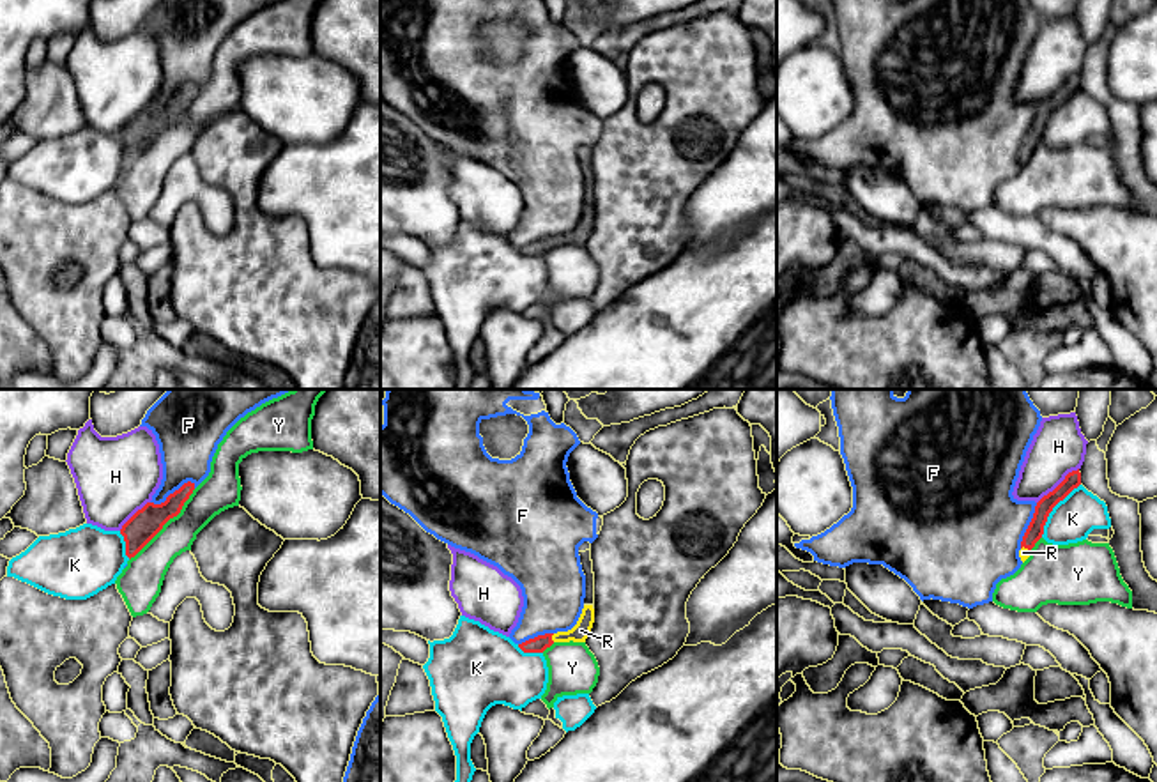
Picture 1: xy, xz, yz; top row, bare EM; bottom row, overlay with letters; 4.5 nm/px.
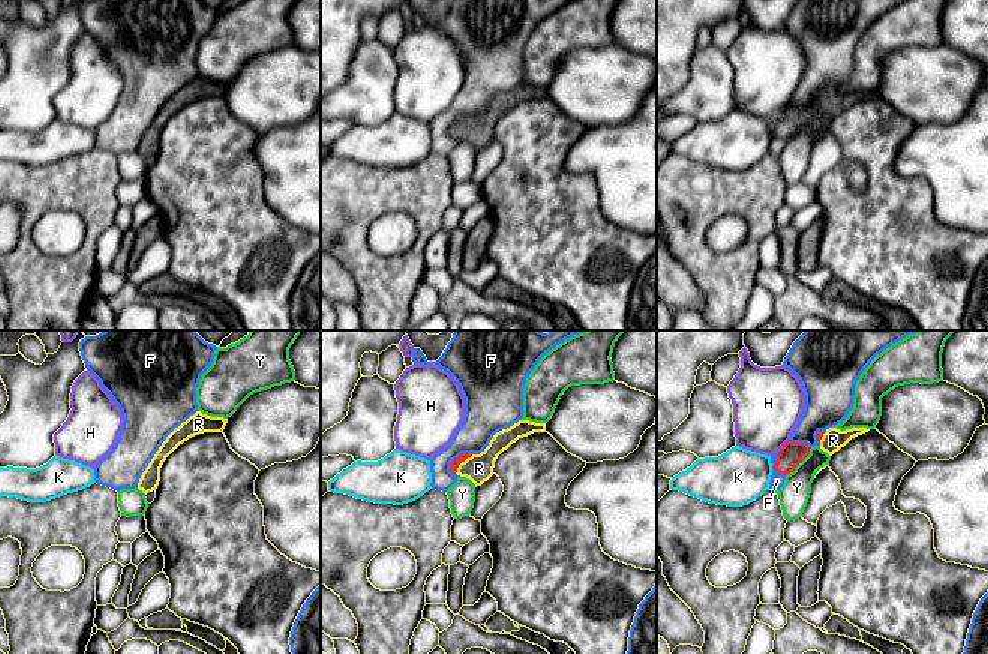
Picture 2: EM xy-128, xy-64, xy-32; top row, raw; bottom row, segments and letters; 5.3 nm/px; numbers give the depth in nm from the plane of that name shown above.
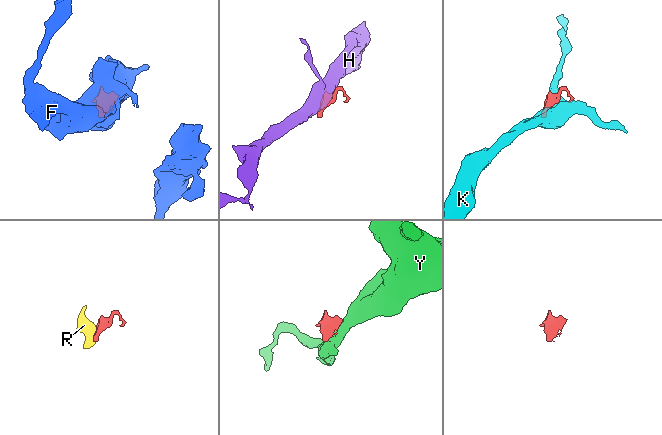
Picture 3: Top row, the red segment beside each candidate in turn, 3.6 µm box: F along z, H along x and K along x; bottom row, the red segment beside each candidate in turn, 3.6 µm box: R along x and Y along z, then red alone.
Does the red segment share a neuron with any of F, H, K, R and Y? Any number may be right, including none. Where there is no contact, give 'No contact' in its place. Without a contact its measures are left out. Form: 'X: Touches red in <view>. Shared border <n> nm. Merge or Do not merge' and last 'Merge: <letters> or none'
F: Touches red in xy. Shared border 220 nm. Do not merge
H: Touches red in yz. Shared border 260 nm. Do not merge
K: Touches red in yz. Shared border 300 nm. Do not merge
R: Touches red in xz. Shared border 40 nm. Merge
Y: Touches red in xy. Shared border 440 nm. Do not merge
Merge: R

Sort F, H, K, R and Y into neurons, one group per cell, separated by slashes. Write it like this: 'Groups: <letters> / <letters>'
Groups: F / H / K / R / Y

